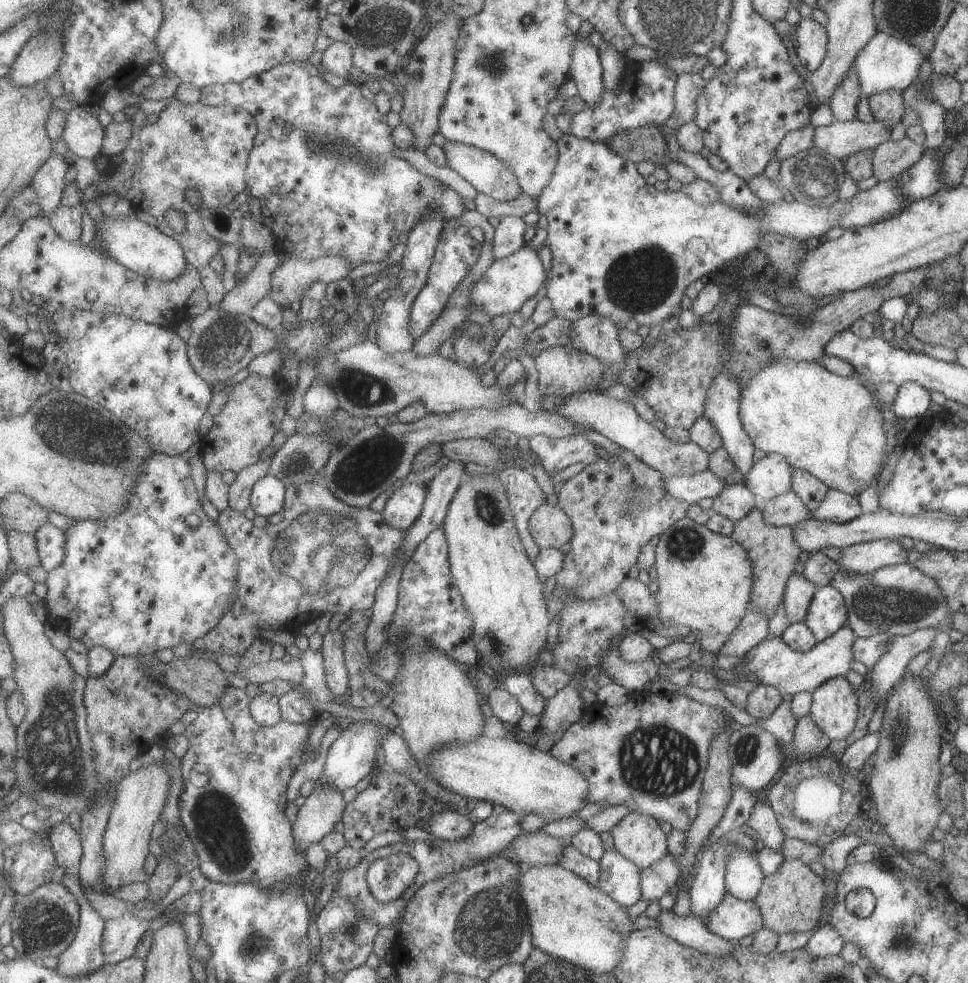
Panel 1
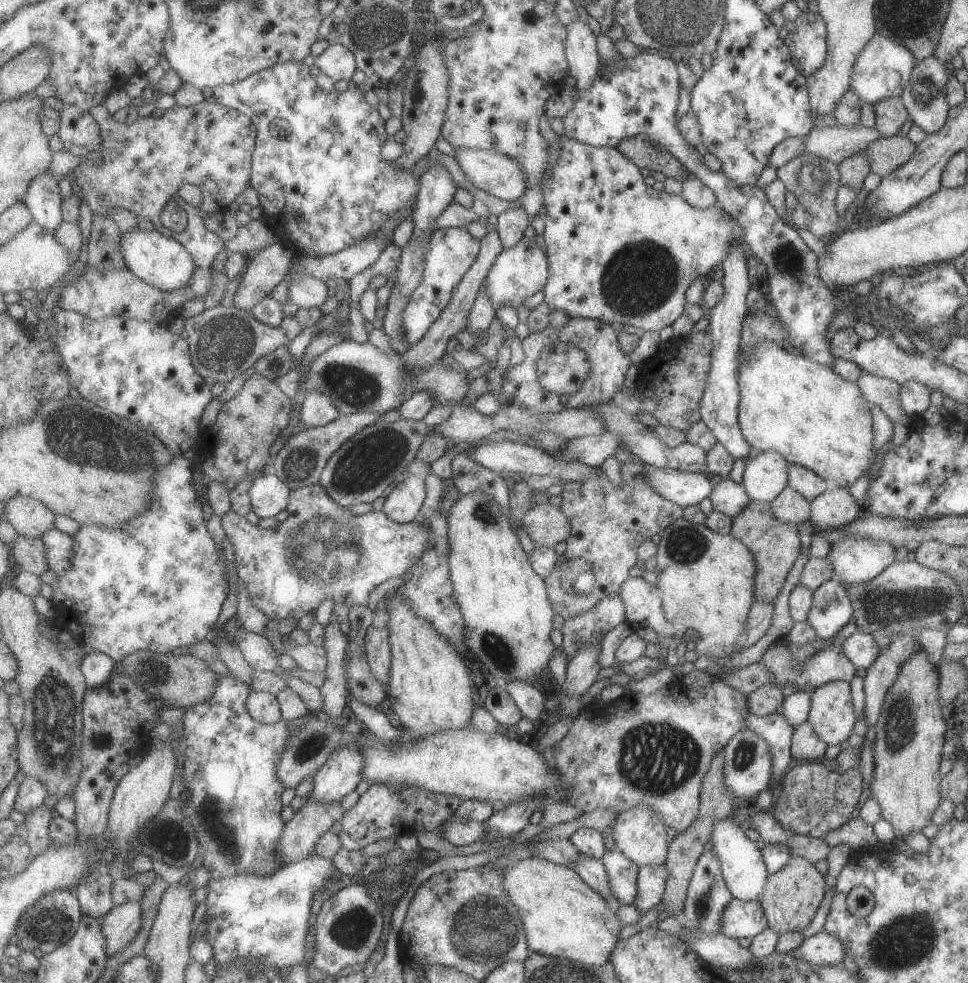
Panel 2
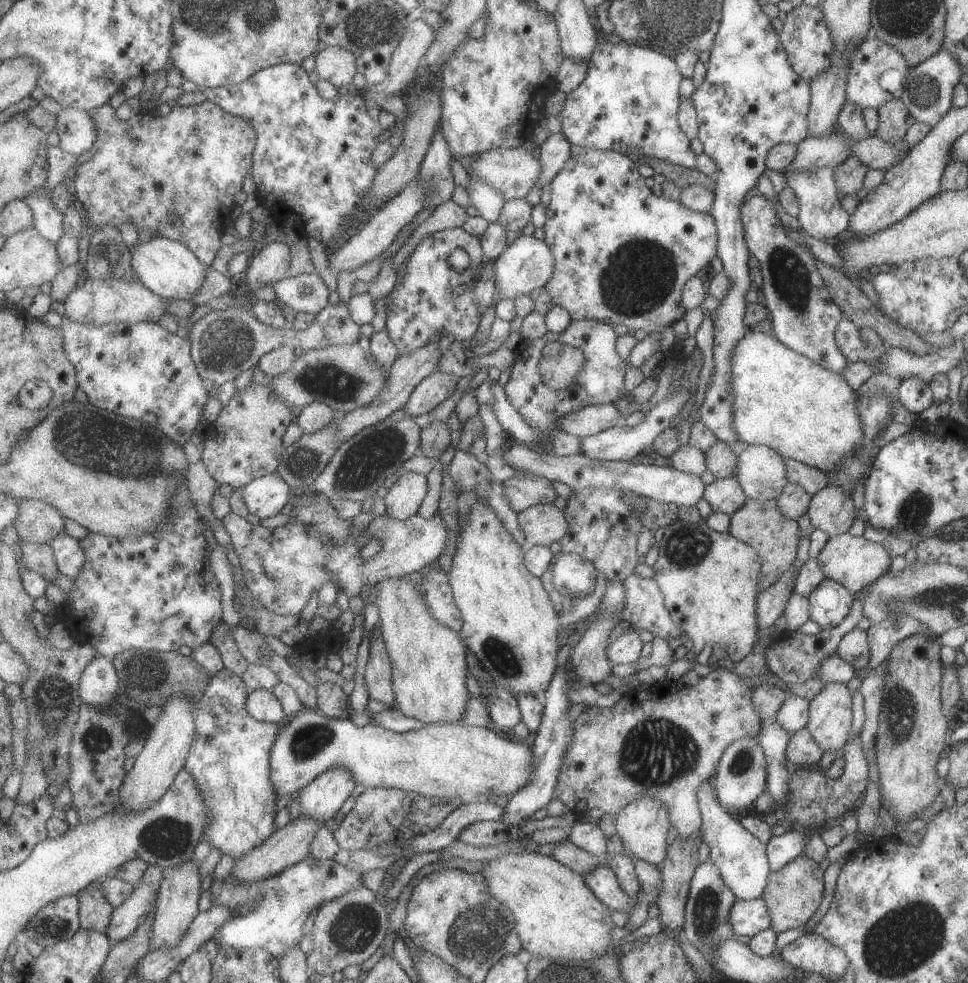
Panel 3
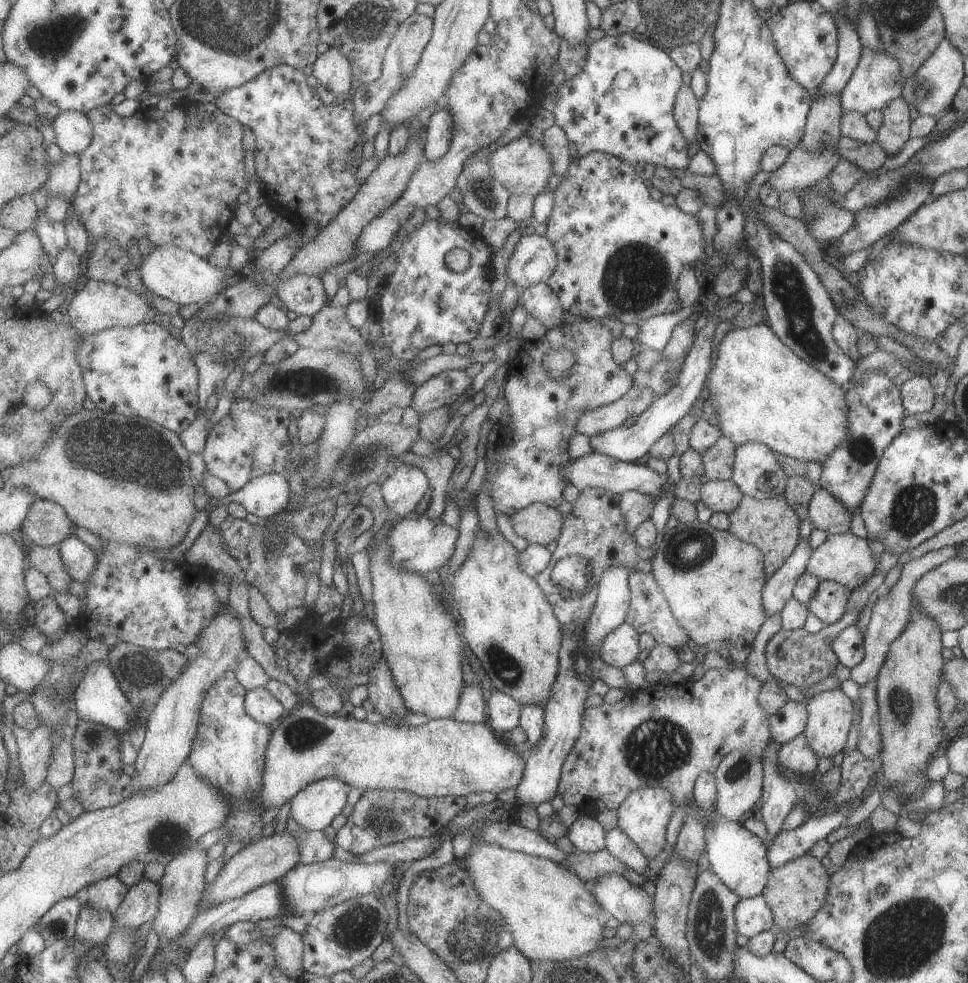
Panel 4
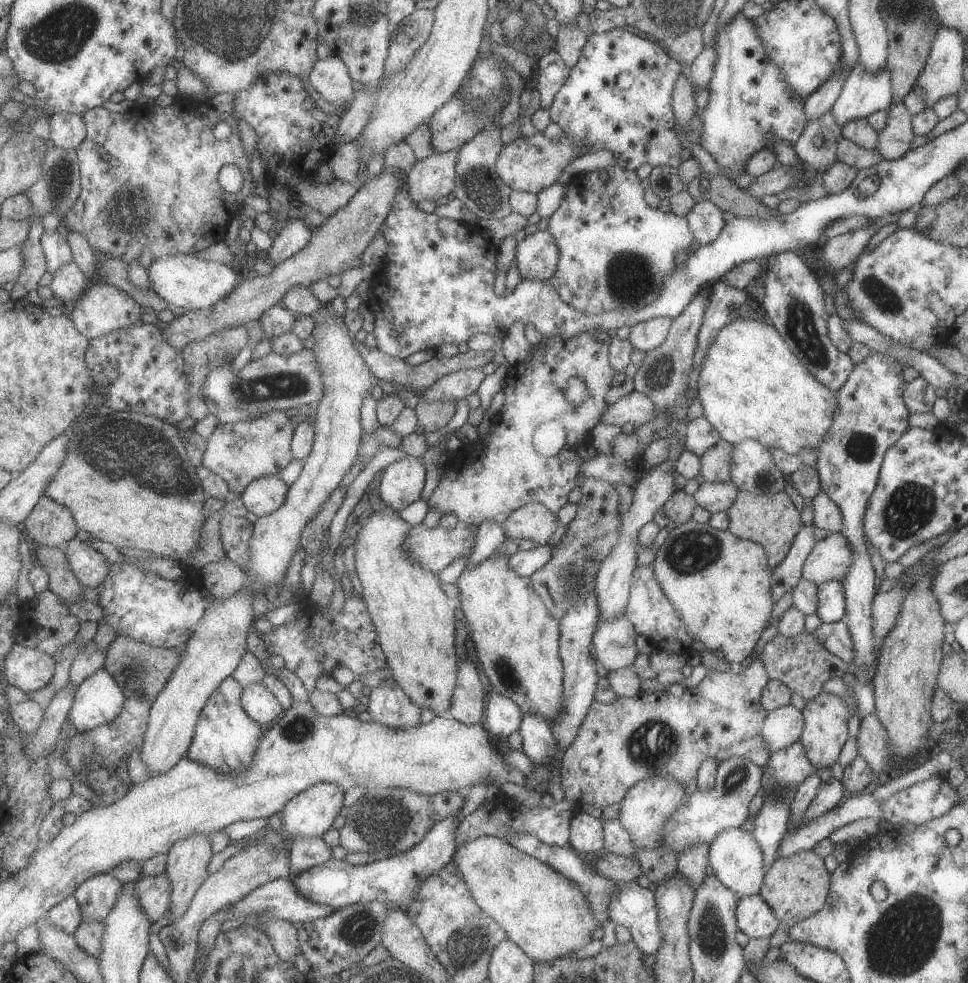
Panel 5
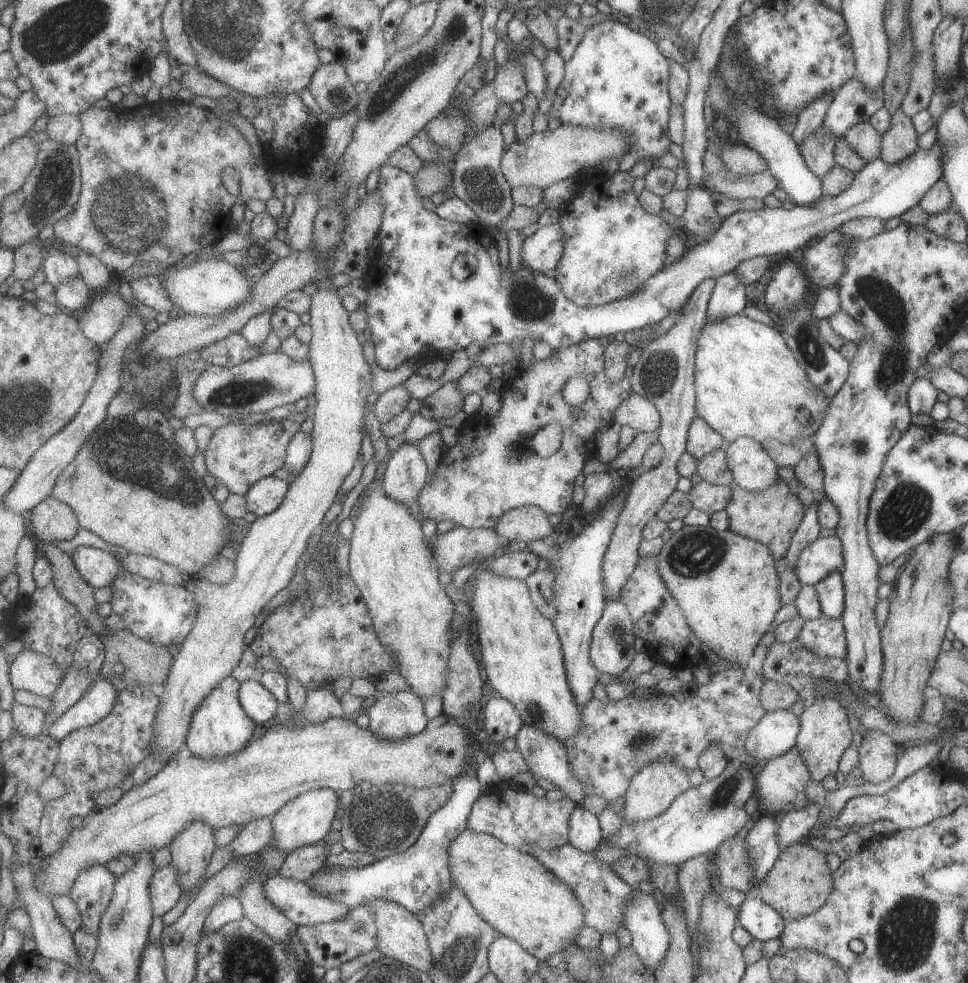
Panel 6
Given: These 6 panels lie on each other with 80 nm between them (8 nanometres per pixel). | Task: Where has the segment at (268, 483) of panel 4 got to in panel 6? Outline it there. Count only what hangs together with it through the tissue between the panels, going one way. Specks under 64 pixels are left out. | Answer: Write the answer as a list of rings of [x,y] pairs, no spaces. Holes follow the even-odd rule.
[[[269,476],[259,480],[247,494],[249,511],[256,517],[267,516],[275,512],[285,502],[291,488],[290,482]]]

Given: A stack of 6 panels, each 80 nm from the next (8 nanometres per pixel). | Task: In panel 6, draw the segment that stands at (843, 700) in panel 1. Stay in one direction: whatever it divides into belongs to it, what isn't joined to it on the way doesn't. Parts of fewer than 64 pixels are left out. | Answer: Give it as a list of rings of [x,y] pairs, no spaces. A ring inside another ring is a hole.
[[[818,698],[811,704],[804,706],[803,712],[798,717],[799,732],[795,740],[795,748],[809,772],[809,778],[813,782],[819,782],[826,776],[834,776],[838,770],[839,760],[852,742],[852,730],[849,728],[848,713],[839,706],[833,698]]]

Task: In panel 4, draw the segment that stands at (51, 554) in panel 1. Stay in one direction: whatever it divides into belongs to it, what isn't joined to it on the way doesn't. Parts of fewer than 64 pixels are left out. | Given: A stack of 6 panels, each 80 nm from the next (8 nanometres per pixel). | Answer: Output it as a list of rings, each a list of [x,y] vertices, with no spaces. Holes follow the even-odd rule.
[[[69,536],[65,542],[59,545],[65,570],[71,577],[81,585],[93,580],[91,576],[95,574],[98,567],[98,557],[95,550],[79,538],[79,536]]]

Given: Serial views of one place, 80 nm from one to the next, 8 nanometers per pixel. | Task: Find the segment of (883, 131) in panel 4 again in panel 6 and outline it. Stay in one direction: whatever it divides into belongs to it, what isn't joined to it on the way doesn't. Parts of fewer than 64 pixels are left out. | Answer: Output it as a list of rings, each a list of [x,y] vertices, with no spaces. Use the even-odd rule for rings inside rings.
[[[899,108],[890,114],[890,126],[881,136],[879,159],[887,164],[900,162],[911,156],[917,147],[917,135],[910,118]]]

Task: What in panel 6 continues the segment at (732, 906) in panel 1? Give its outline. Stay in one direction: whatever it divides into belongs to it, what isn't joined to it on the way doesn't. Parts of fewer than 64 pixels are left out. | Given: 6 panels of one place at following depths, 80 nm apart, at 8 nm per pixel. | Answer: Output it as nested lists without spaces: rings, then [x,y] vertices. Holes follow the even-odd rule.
[[[747,894],[736,914],[736,923],[762,944],[779,939],[785,922],[771,906],[764,904],[755,894]]]

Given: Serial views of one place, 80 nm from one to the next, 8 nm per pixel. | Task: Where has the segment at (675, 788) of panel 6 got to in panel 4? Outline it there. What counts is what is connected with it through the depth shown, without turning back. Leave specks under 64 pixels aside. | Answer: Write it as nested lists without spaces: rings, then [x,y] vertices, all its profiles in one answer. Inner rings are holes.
[[[641,786],[627,794],[627,798],[621,802],[617,810],[617,828],[639,848],[639,852],[646,858],[655,858],[657,854],[665,850],[665,830],[671,818],[674,807],[673,798],[663,788],[650,788]]]

